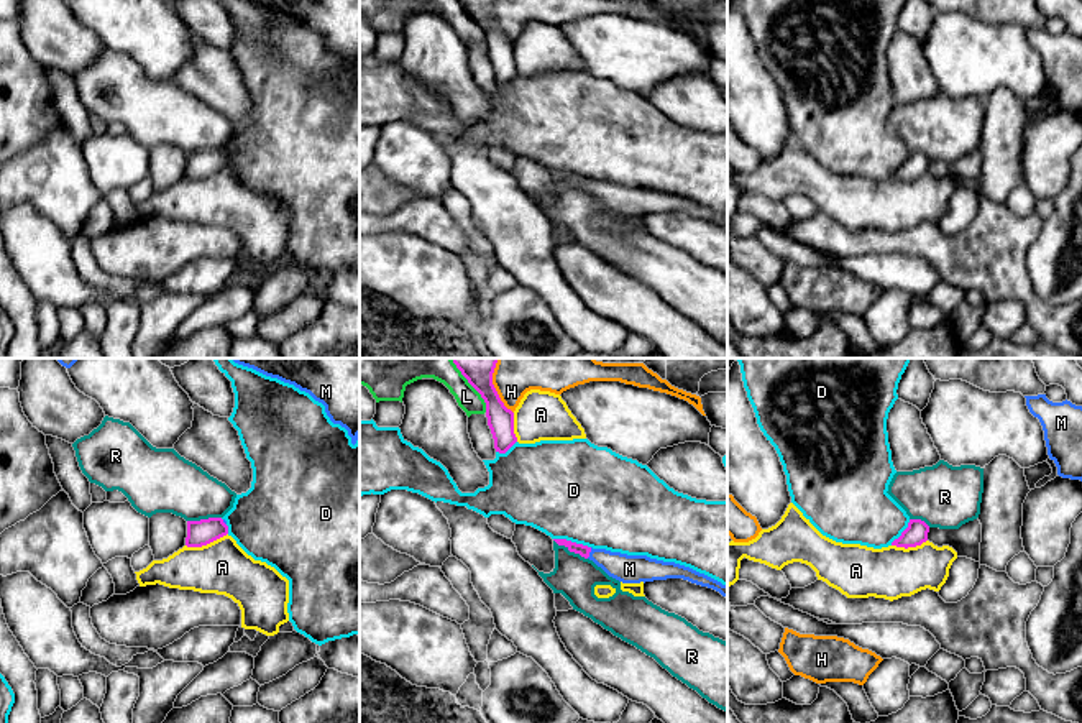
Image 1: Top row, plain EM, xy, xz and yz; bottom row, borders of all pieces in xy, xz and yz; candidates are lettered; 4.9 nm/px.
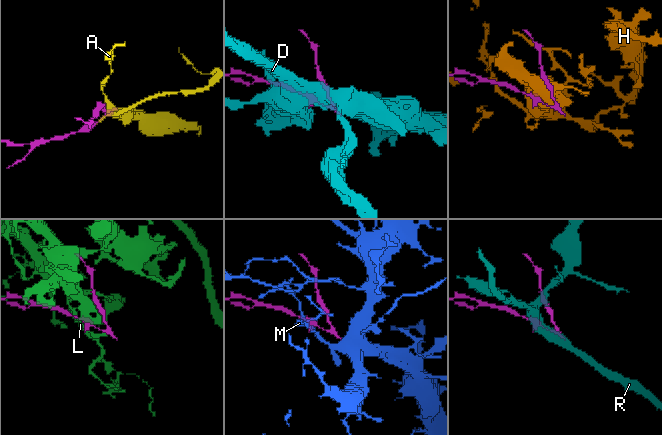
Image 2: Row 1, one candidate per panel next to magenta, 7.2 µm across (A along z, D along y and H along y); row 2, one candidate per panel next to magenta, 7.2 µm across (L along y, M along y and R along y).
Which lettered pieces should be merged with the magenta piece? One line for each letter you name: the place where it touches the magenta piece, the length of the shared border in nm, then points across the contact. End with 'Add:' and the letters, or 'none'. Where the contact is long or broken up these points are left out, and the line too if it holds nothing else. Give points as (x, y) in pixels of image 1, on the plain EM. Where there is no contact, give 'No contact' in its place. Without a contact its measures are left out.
M: Touches magenta at xz (590, 183). Shared border 60 nm. Path across: xz (583, 183), (590, 183), (629, 201)
Add: M

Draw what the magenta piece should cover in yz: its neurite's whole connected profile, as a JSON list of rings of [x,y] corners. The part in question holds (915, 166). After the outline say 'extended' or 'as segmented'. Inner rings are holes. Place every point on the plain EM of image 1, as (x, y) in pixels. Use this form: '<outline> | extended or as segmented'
[[[910,151],[908,159],[892,174],[896,179],[916,179],[928,173],[929,158],[921,151]]] | as segmented

